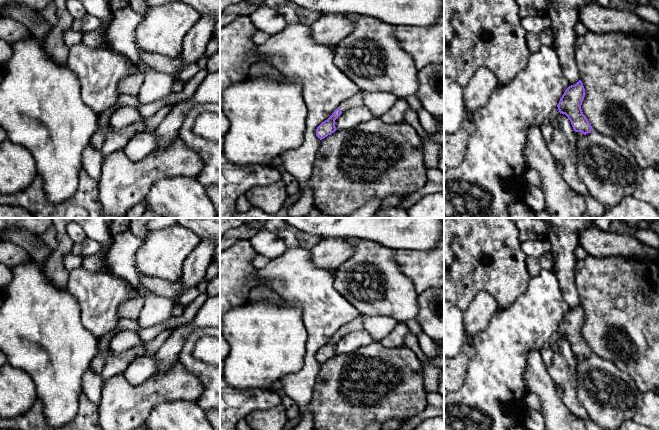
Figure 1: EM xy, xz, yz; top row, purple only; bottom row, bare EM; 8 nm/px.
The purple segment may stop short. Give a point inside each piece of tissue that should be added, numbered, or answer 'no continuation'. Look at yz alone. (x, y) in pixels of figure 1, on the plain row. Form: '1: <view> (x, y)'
no continuation

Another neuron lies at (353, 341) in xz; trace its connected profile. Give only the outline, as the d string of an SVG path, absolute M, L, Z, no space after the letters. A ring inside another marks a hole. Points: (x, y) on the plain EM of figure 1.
M365 330L353 331L342 337L335 344L335 351L337 354L351 353L361 347L369 345L373 341L373 337Z

